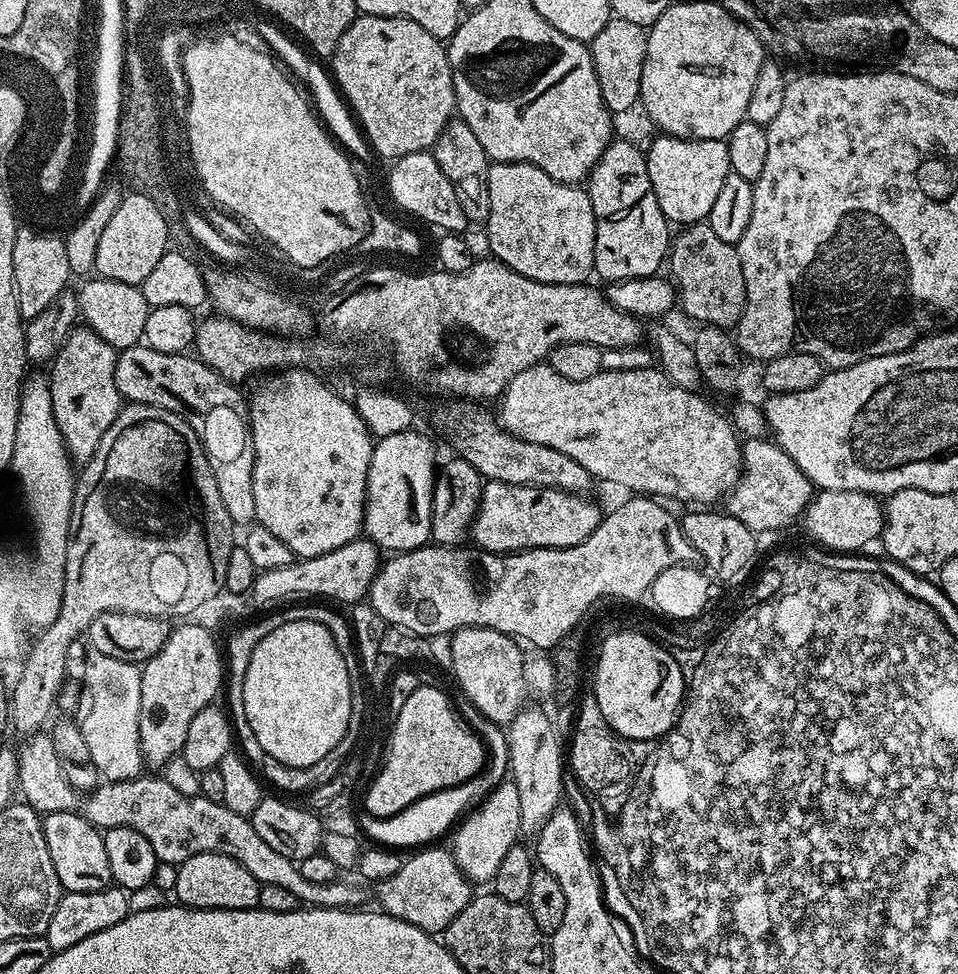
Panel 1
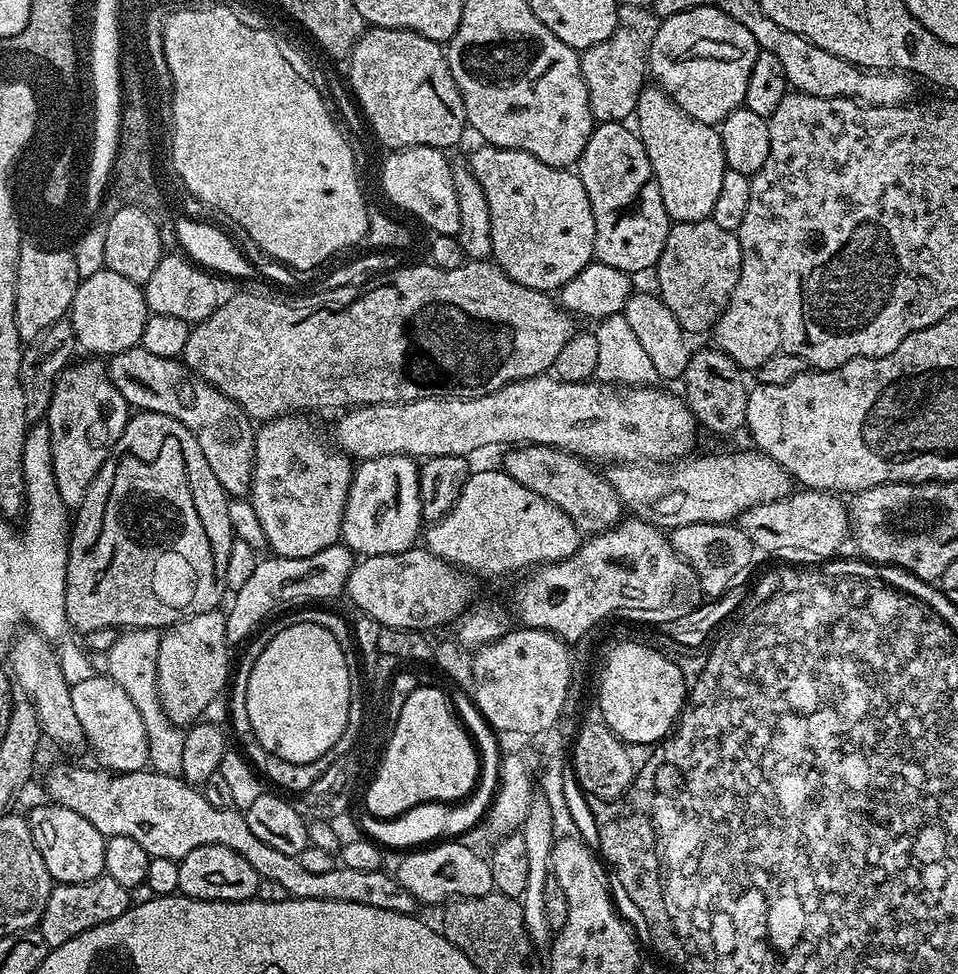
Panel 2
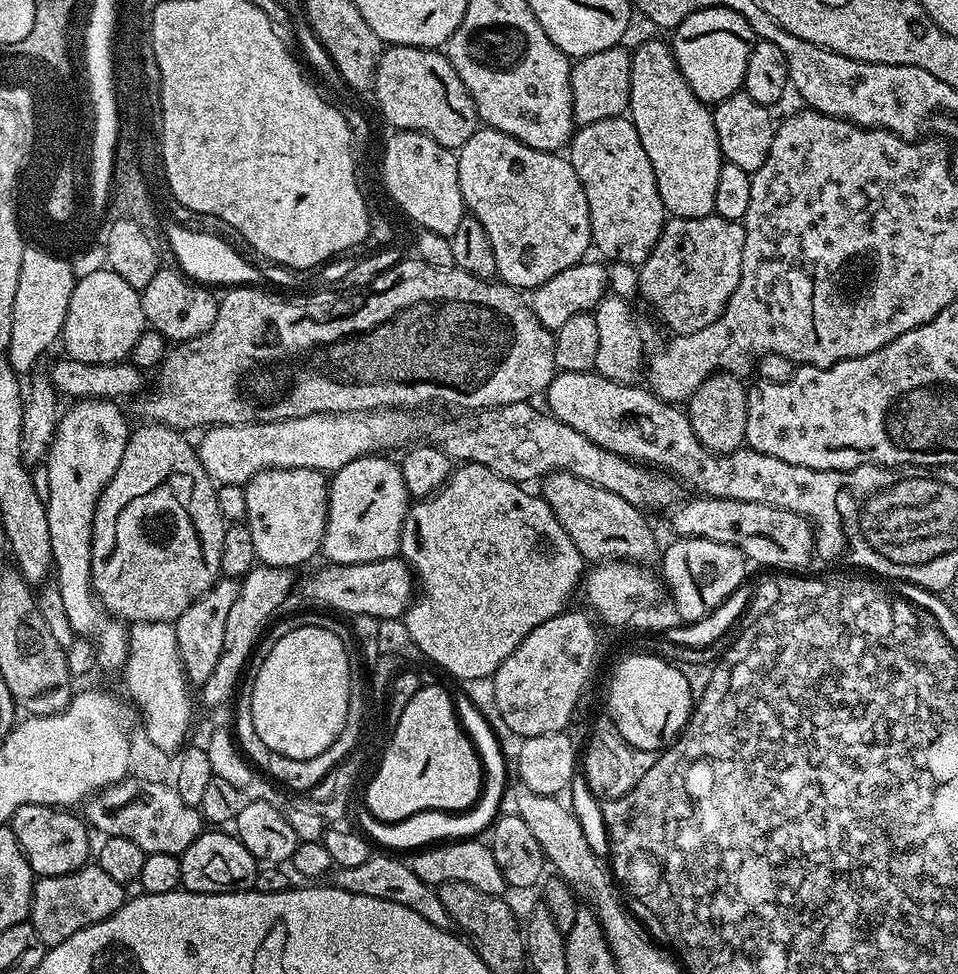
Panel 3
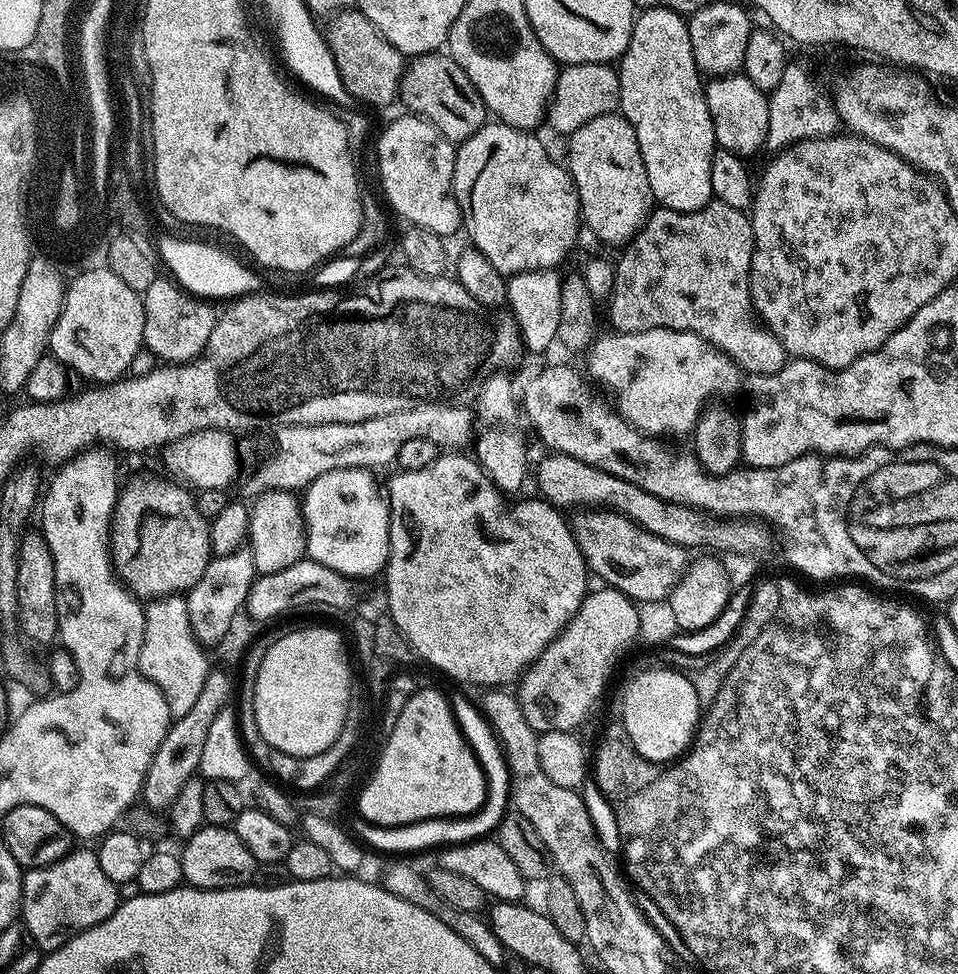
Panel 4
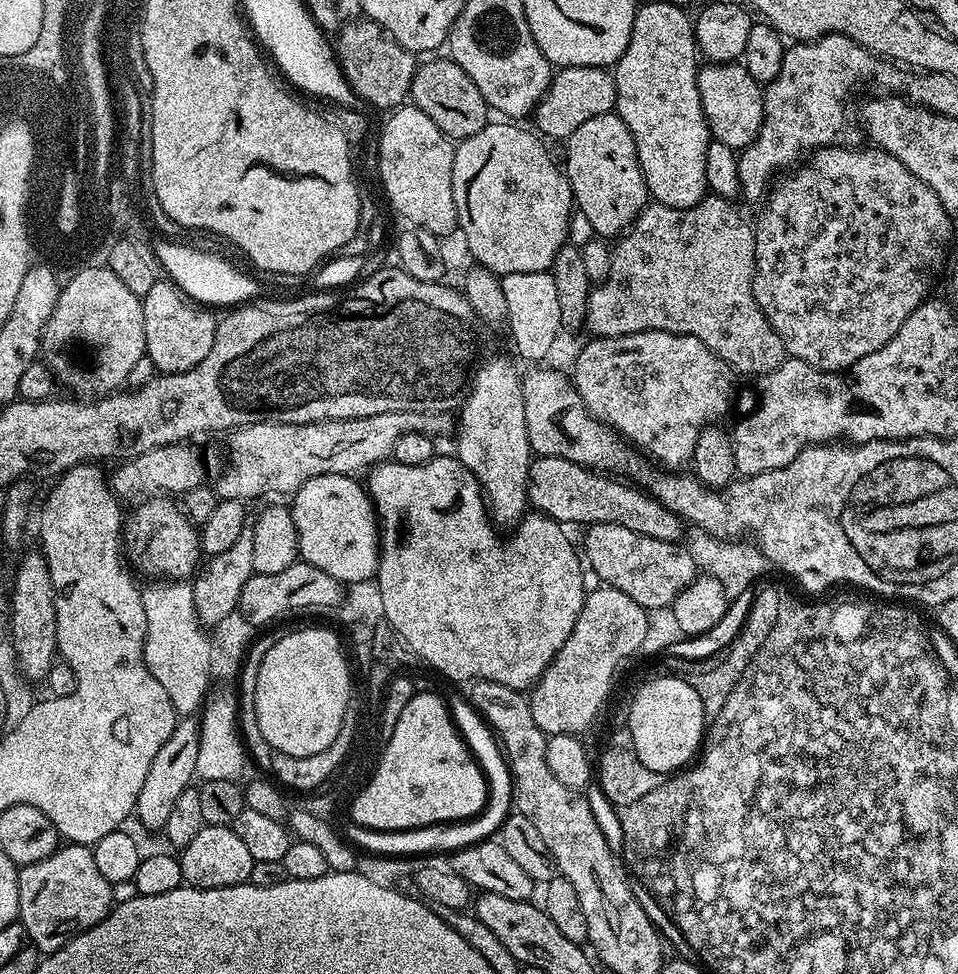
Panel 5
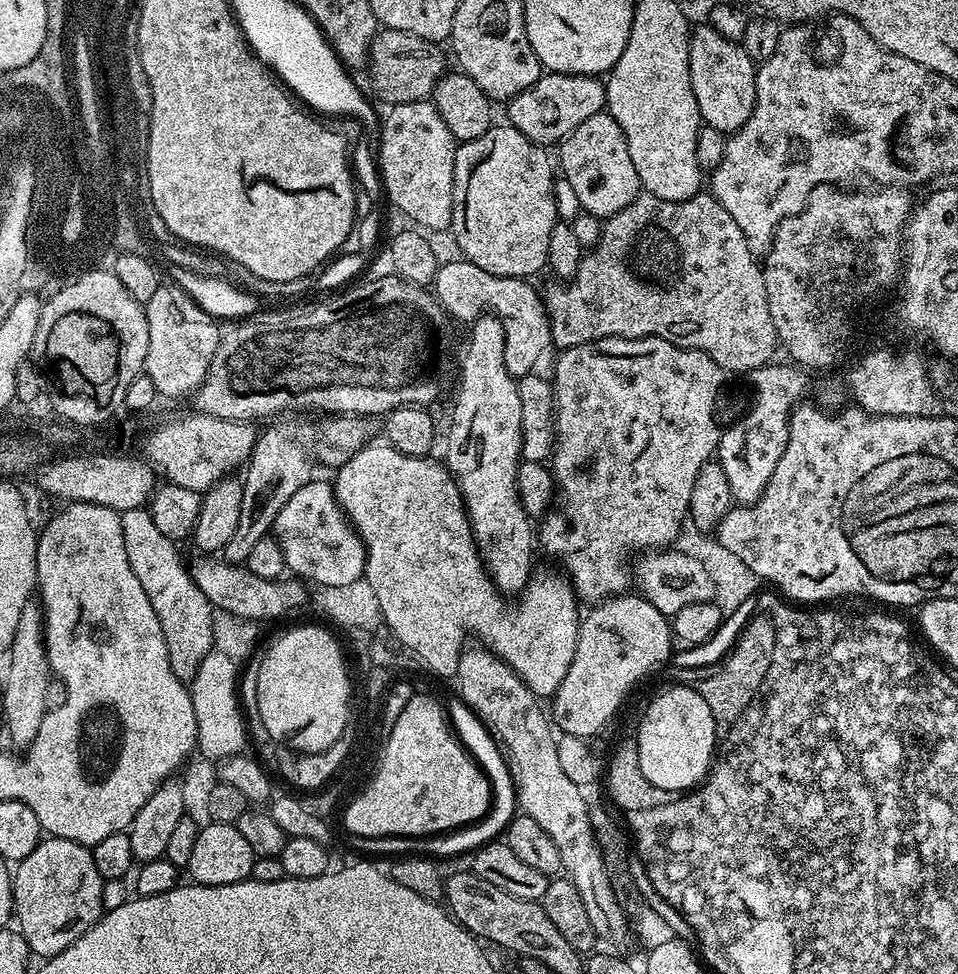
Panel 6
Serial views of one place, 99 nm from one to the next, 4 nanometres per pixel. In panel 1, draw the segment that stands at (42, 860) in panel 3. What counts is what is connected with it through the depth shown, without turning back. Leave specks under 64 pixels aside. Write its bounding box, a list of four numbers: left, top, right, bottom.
[42,812,112,892]

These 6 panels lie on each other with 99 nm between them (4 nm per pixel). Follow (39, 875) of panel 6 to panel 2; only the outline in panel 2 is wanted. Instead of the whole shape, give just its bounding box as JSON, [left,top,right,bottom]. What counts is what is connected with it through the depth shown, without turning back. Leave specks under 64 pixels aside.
[38,875,131,949]

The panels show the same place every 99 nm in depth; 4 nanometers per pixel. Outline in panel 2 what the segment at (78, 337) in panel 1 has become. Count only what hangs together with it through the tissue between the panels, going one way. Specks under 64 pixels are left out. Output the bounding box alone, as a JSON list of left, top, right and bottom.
[46,359,130,510]

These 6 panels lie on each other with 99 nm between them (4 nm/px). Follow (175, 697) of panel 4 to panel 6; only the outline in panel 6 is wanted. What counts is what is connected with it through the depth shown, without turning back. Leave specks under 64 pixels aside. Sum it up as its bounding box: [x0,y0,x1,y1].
[120,507,213,682]

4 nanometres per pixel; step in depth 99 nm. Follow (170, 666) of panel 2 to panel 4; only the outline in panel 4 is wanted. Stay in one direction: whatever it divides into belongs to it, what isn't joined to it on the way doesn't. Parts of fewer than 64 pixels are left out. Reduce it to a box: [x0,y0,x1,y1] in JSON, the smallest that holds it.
[186,550,257,646]

